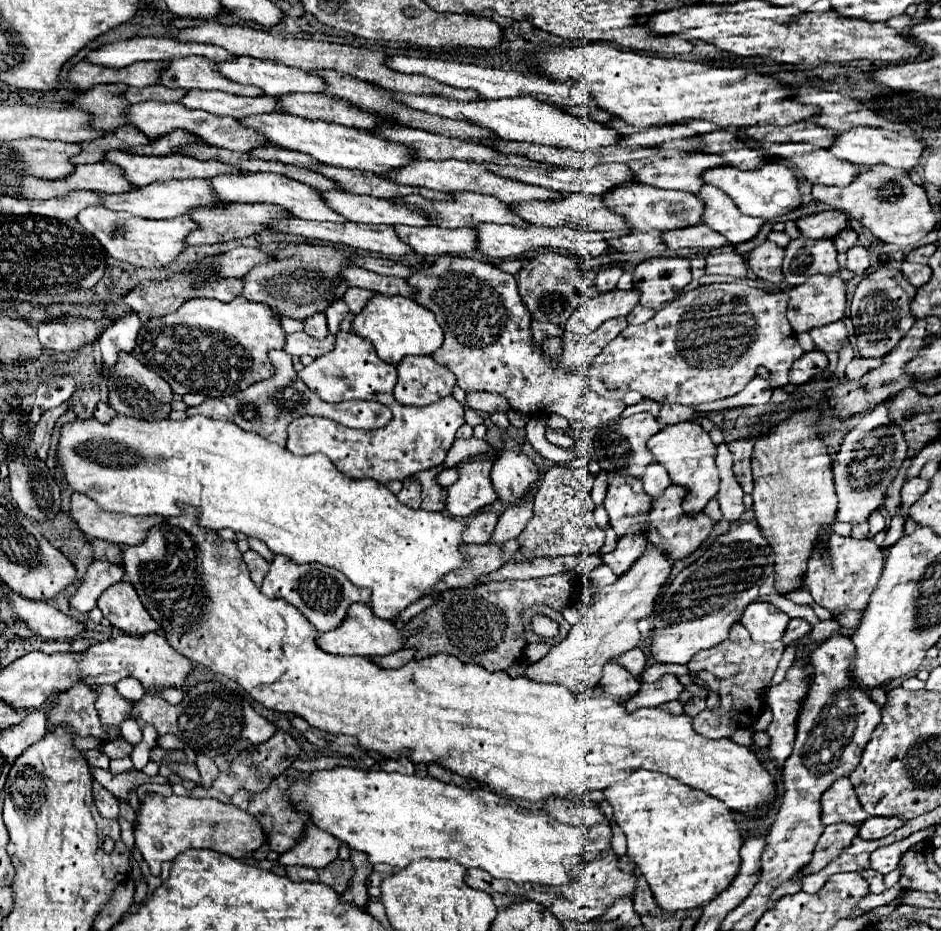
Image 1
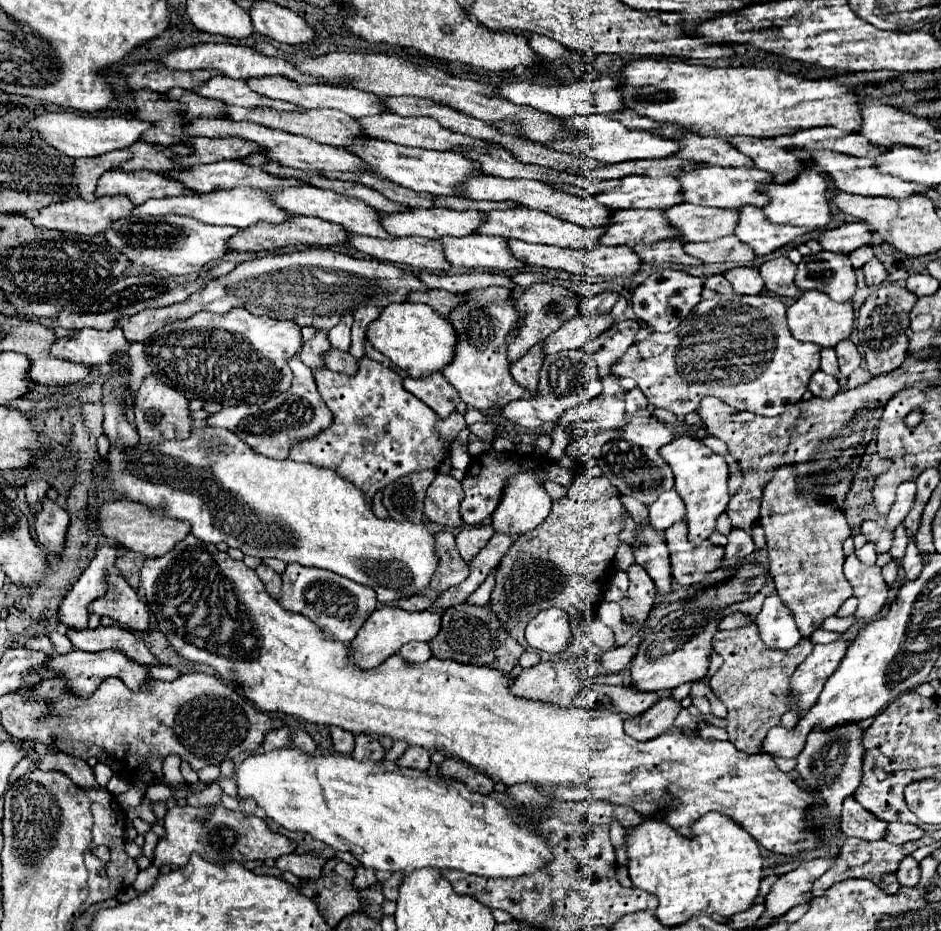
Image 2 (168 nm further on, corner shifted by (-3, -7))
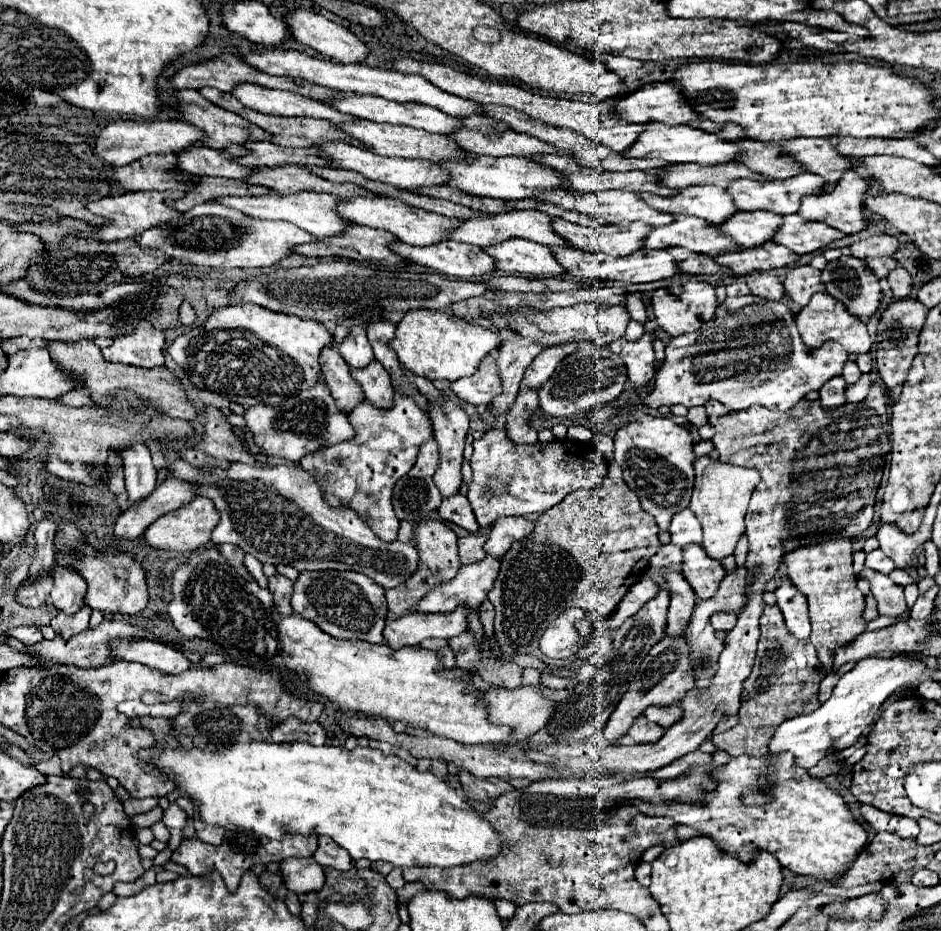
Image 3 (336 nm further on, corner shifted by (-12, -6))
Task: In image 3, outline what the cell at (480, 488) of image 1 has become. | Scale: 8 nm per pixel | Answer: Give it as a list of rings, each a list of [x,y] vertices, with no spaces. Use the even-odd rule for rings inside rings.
[[[489,429],[481,439],[473,441],[473,449],[473,481],[467,499],[481,527],[489,527],[499,517],[543,513],[561,503],[569,491],[597,489],[607,477],[603,455],[589,443],[537,441],[533,445],[517,445],[507,437],[505,429]]]

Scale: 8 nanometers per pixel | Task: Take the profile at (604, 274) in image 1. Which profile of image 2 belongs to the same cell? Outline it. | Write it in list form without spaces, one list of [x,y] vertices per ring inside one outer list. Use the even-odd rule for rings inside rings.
[[[602,292],[590,298],[582,298],[580,302],[580,312],[582,314],[602,314],[602,312],[610,312],[612,306],[618,300],[618,292]]]

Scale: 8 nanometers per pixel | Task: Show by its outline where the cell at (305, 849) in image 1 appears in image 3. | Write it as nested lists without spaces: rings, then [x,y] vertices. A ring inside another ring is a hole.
[[[285,859],[279,865],[285,887],[297,895],[319,891],[323,887],[323,867],[309,859]]]

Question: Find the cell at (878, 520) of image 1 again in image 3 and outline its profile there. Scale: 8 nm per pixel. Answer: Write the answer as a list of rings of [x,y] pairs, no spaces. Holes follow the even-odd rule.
[[[875,549],[875,551],[871,551],[871,553],[867,555],[865,567],[871,569],[871,571],[877,571],[877,573],[883,573],[883,575],[889,575],[889,573],[895,569],[893,561],[891,561],[881,549]]]

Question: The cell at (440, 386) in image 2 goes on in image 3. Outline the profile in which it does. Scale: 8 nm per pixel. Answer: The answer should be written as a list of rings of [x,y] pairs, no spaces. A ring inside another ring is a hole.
[[[443,399],[441,405],[431,403],[429,417],[433,421],[433,435],[439,445],[439,467],[433,475],[433,481],[435,481],[441,497],[447,499],[447,497],[457,495],[461,489],[461,483],[463,483],[461,481],[461,465],[463,465],[463,447],[465,447],[465,435],[469,429],[469,417],[463,407],[459,407],[457,403],[453,403],[449,399]]]

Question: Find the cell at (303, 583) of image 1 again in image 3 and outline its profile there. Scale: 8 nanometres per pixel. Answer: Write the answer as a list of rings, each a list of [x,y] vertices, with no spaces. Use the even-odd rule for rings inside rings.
[[[305,571],[295,581],[291,607],[301,617],[313,621],[335,639],[381,643],[387,619],[385,589],[363,573],[355,571]]]

